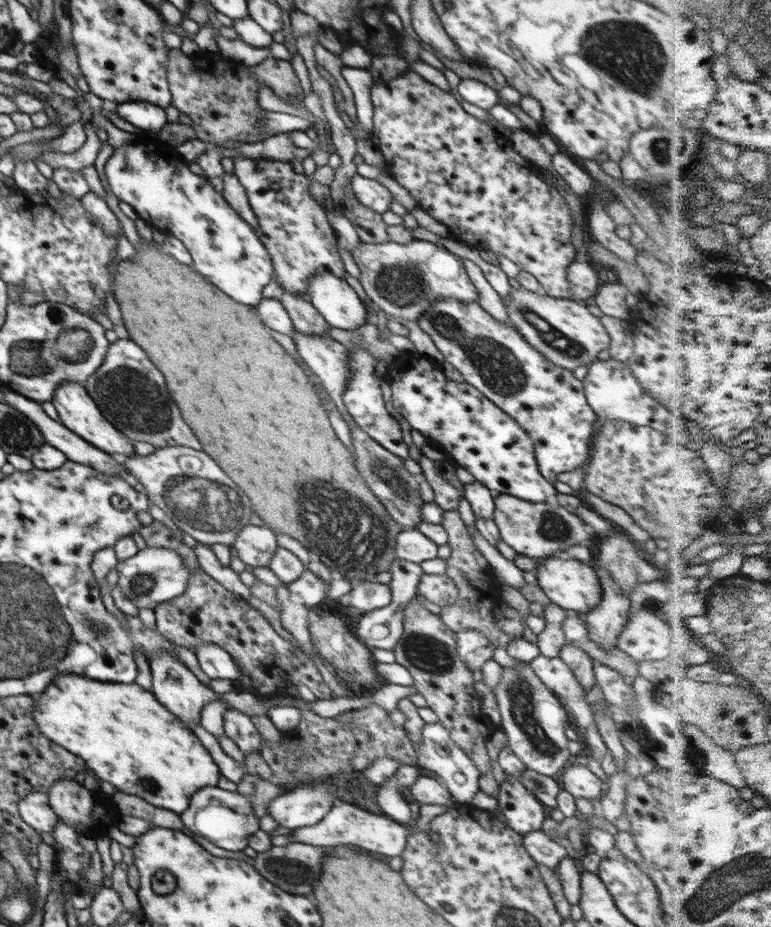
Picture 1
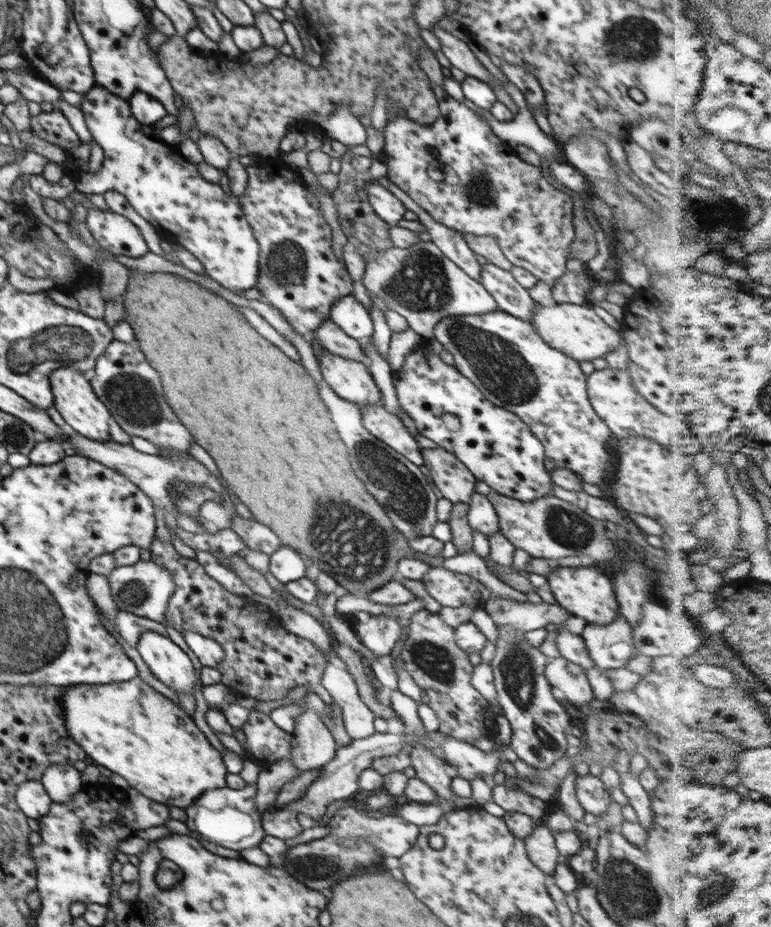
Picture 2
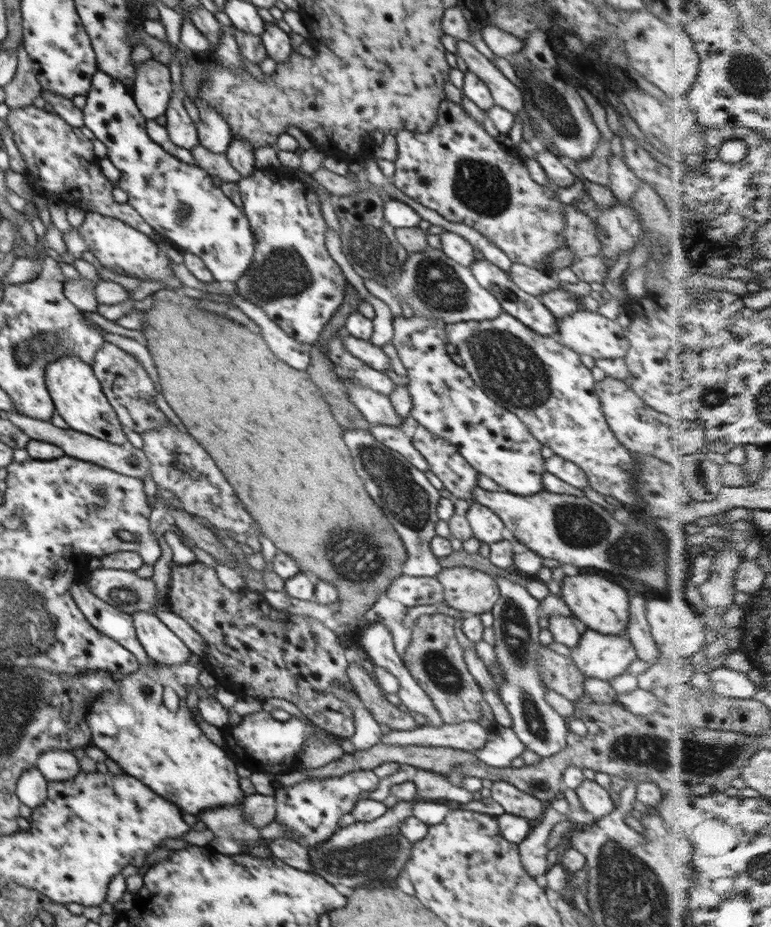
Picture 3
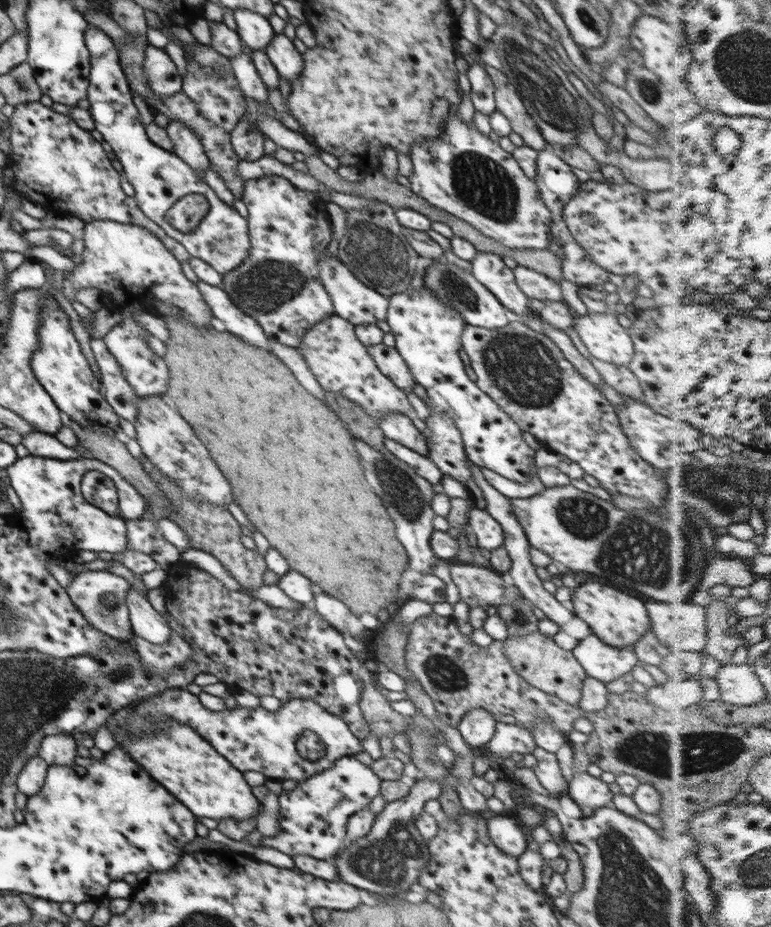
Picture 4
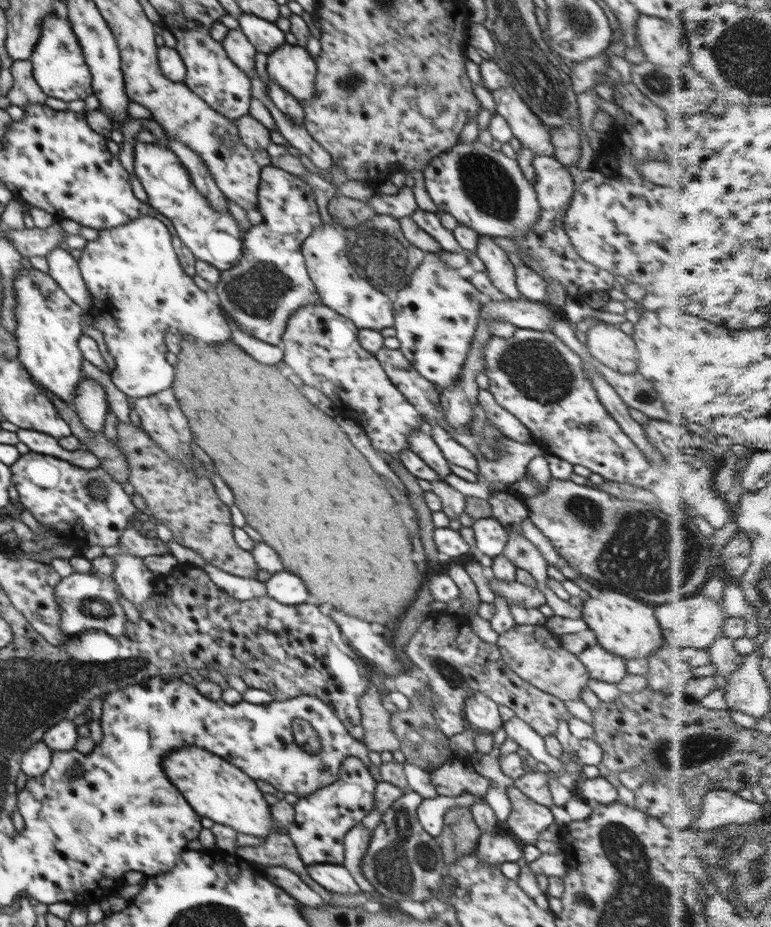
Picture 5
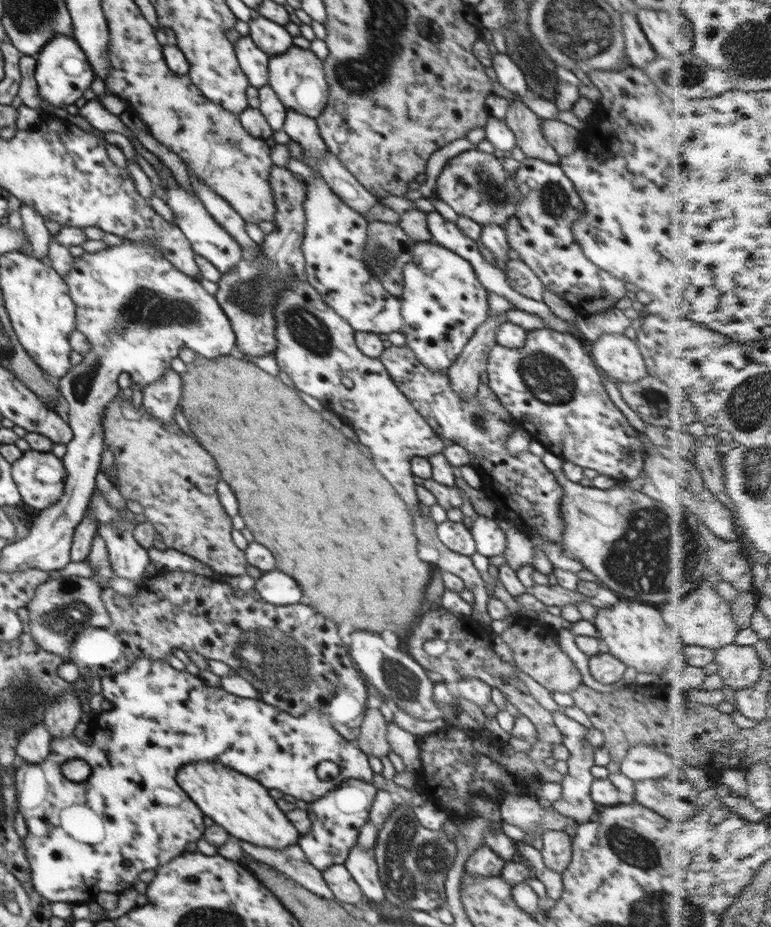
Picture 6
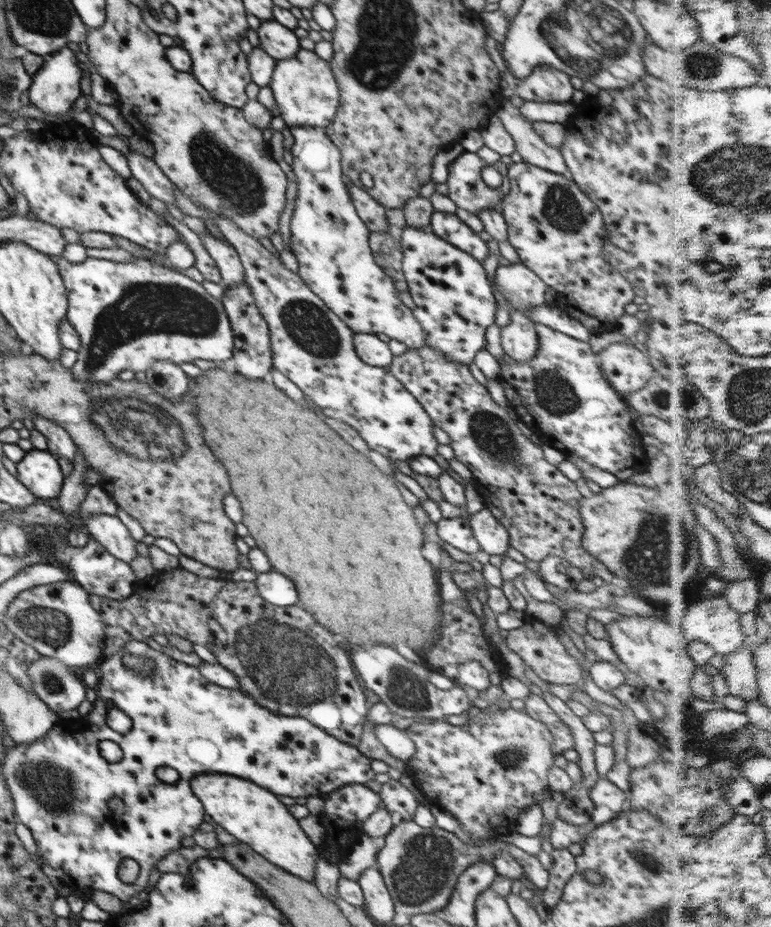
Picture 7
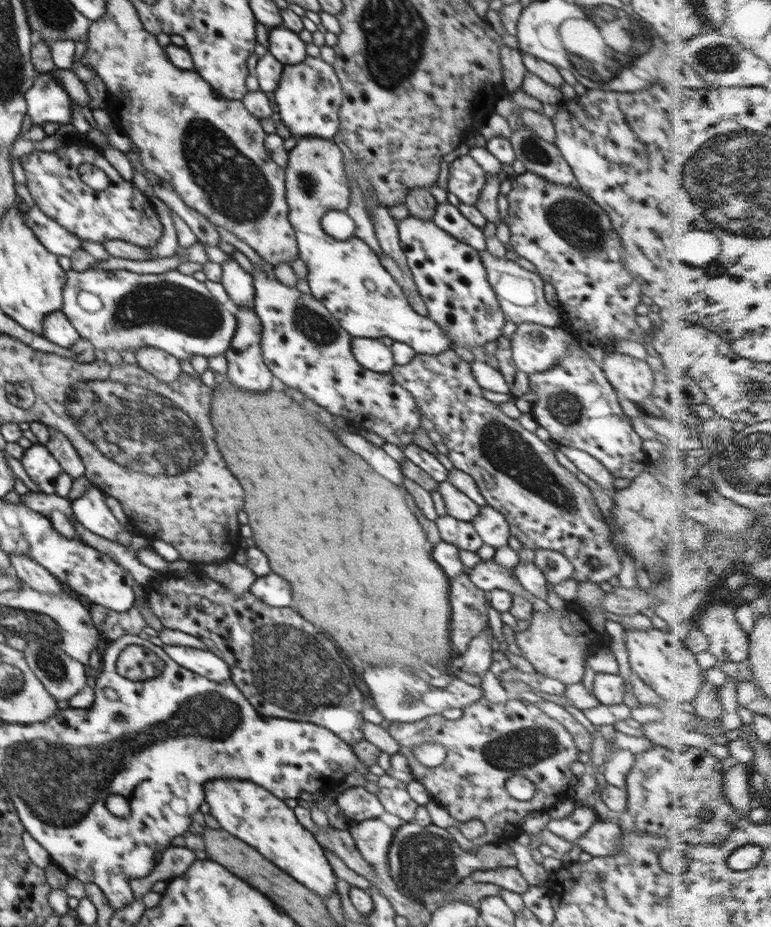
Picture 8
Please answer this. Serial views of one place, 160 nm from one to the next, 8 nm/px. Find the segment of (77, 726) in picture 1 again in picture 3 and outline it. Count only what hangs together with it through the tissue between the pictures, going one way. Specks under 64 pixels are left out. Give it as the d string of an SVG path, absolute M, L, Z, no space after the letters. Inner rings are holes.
M191 652L188 662L177 667L168 668L162 664L154 662L153 664L154 666L139 666L134 674L118 677L119 688L101 694L90 706L90 714L85 720L90 728L92 745L117 762L124 773L138 778L157 795L160 794L162 798L174 802L176 806L180 806L182 810L186 810L186 813L195 817L211 808L243 802L247 796L240 789L238 764L228 756L224 748L213 744L204 735L186 708L186 698L180 696L176 710L170 710L164 704L164 682L172 682L172 690L176 690L178 694L182 688L194 686L198 689L199 699L211 698L198 680L200 671L208 666L207 662L201 661L201 658Z

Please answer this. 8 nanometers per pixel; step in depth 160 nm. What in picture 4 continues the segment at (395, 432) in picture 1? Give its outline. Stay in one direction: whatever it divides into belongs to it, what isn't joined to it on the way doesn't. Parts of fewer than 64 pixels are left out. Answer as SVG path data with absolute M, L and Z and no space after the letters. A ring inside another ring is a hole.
M386 439L384 441L385 447L390 451L396 458L402 460L414 468L416 474L419 474L422 478L425 478L431 484L438 484L442 479L442 471L438 468L438 465L430 460L426 456L422 456L417 452L414 452L411 448L398 444L394 440Z

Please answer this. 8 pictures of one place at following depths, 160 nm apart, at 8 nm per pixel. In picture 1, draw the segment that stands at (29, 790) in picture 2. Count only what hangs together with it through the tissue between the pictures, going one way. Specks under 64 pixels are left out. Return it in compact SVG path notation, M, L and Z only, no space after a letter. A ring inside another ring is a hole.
M31 792L19 800L19 816L23 822L30 826L35 832L51 832L59 819L57 814L49 805L46 793Z

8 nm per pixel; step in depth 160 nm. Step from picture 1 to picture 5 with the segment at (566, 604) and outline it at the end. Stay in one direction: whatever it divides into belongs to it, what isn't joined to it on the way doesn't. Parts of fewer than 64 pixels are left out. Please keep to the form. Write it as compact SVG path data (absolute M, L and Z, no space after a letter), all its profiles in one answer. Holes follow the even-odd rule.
M600 590L598 598L586 597L581 610L581 619L594 632L598 645L626 661L632 659L641 661L643 658L648 660L651 654L666 646L650 604L646 606L618 592Z

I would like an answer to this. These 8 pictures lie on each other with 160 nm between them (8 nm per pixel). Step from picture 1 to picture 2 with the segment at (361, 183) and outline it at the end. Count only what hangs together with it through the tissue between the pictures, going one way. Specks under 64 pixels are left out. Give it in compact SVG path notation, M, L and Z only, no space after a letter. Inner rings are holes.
M368 181L366 182L366 194L368 194L368 202L372 205L375 213L388 224L393 226L404 219L404 212L407 208L384 186Z

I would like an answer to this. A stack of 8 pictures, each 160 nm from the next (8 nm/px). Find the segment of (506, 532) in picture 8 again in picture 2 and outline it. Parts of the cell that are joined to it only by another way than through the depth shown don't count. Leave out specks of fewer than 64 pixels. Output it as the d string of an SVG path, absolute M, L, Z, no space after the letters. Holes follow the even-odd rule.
M475 491L467 505L467 519L473 530L478 530L487 537L499 532L499 518L487 495Z

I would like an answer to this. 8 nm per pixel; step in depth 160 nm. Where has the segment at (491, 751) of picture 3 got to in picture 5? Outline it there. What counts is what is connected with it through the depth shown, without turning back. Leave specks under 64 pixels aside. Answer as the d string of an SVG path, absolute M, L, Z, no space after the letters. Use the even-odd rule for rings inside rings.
M514 715L510 720L503 722L502 728L506 732L506 738L513 740L518 747L528 750L537 762L546 764L550 771L560 773L563 762L546 750L543 737L537 734L518 715Z

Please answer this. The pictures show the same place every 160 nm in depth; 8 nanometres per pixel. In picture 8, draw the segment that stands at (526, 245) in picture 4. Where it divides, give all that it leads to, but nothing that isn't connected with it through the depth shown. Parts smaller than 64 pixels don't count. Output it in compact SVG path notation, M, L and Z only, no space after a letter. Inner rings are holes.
M467 155L454 160L449 173L447 191L456 195L460 203L475 205L486 186L487 172Z

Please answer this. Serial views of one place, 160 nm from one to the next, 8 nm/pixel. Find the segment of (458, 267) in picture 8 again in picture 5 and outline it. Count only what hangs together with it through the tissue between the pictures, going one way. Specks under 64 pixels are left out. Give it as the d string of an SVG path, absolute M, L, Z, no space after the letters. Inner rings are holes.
M426 253L424 260L411 274L409 285L394 295L393 315L395 323L393 327L396 330L395 337L400 341L399 349L410 361L410 364L426 380L433 382L440 388L440 391L461 379L461 370L466 355L471 351L473 336L480 321L479 312L481 312L483 301L485 301L484 296L473 283L461 277L456 269L444 264L440 260L439 253Z

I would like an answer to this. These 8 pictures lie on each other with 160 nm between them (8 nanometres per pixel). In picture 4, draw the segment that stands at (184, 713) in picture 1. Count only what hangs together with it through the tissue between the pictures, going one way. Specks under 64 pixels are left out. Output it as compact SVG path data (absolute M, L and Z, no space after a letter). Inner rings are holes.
M130 581L130 583L132 588L130 589L130 594L126 596L126 605L129 609L129 622L133 630L133 635L140 636L142 640L146 640L146 642L150 642L150 644L164 646L171 638L171 628L167 623L167 620L154 610L149 600L146 600L144 594L140 592L140 589L134 587L132 581Z

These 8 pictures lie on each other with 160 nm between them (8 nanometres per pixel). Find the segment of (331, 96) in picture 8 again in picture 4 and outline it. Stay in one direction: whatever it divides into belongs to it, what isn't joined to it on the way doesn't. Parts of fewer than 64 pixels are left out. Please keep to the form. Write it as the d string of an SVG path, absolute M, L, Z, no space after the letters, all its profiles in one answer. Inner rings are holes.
M275 33L264 51L276 68L278 76L292 83L292 80L301 75L305 65L302 54L284 33Z

